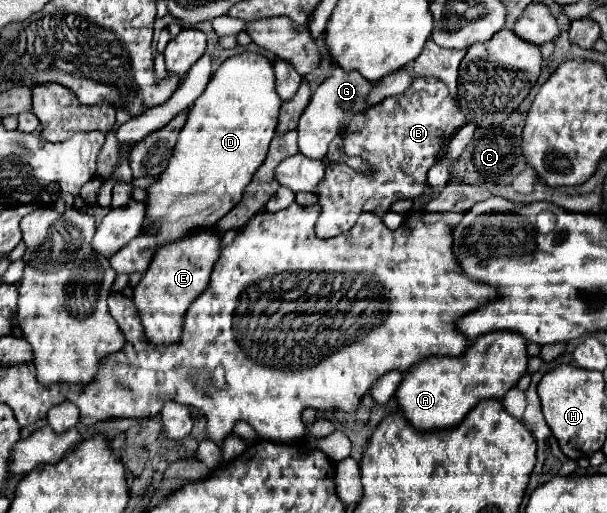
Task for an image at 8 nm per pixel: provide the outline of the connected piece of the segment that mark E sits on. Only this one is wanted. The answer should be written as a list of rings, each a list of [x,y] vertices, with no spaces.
[[[215,228],[195,230],[181,240],[173,240],[157,248],[147,272],[133,290],[133,302],[145,326],[149,342],[177,342],[181,336],[183,316],[189,304],[207,288],[211,270],[221,252],[221,234]]]

